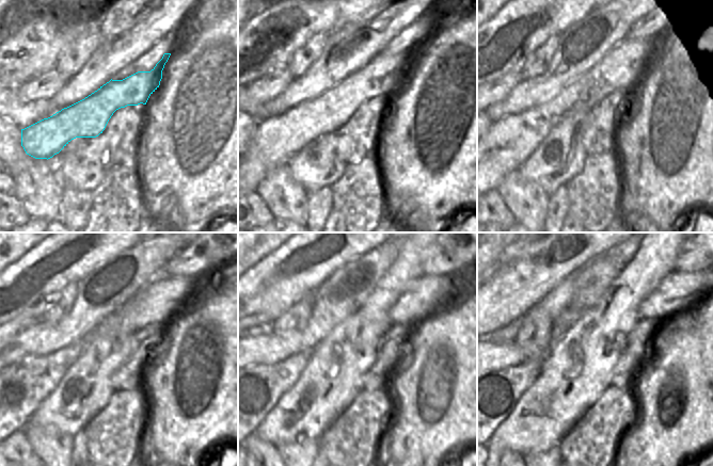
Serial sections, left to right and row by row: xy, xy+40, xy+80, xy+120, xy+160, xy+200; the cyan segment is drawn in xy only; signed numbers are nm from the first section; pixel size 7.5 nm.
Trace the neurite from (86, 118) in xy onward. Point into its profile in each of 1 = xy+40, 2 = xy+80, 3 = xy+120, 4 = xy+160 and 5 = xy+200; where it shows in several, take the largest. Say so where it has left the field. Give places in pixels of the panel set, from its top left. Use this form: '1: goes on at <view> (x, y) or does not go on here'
1: goes on at xy+40 (279, 139)
2: goes on at xy+80 (628, 64)
3: goes on at xy+120 (164, 301)
4: goes on at xy+160 (427, 295)
5: goes on at xy+200 (680, 291)

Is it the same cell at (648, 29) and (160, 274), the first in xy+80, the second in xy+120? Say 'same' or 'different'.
different

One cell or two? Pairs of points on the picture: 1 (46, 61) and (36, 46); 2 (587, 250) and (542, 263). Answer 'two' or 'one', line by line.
1: one
2: one

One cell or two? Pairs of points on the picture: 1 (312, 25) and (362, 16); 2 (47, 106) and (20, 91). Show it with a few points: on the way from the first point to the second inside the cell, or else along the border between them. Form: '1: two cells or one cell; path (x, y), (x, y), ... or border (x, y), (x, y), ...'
1: two cells; border (348, 11), (348, 15), (341, 18), (333, 26)
2: two cells; border (12, 89), (20, 100), (50, 99)

